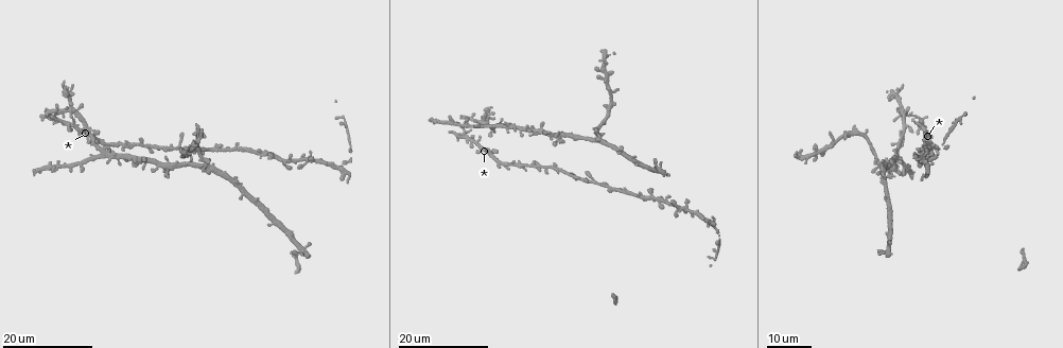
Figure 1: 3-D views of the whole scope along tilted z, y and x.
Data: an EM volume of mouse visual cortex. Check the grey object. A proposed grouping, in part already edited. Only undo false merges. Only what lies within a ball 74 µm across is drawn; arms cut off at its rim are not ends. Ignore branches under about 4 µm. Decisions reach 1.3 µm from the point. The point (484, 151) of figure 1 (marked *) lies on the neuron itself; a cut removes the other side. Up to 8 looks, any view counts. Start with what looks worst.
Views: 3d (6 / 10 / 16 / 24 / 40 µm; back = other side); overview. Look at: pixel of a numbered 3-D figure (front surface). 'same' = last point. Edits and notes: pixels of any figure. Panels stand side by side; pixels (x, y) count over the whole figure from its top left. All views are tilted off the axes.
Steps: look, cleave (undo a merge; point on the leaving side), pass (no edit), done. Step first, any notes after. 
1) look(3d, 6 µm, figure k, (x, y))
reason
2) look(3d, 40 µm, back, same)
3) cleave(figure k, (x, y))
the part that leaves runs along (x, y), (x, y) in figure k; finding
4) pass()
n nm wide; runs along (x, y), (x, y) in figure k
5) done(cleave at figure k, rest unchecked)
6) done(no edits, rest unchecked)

look(3d, 24 µm, figure 1, (660, 199))
four arms meet

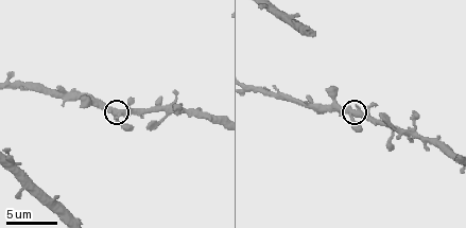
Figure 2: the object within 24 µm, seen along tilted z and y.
look(3d, 10 µm, figure 2, (351, 116))

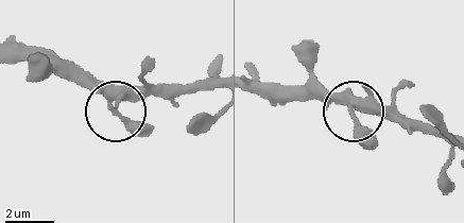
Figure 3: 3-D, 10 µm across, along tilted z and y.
look(3d, 6 µm, figure 3, (356, 111))

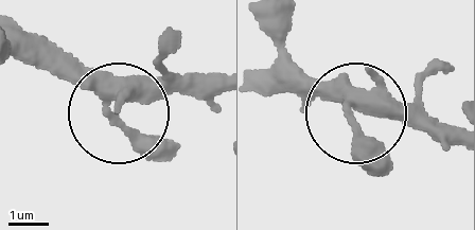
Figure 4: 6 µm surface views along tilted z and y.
pass()
300 nm wide; runs along (17, 33), (106, 101), (177, 91), (210, 108) in figure 4; continuous, no second neuron

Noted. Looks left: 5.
look(3d, 24 µm, figure 1, (878, 165))

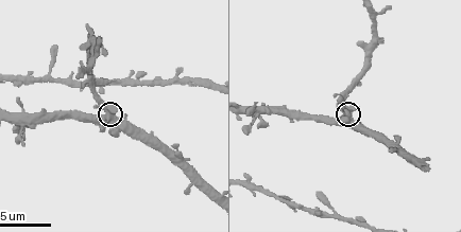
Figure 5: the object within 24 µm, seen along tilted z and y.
look(3d, 6 µm, same)

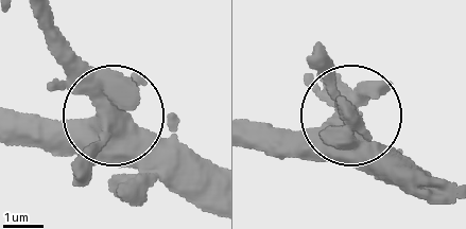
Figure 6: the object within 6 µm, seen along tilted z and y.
look(3d, 6 µm, back, figure 6, (111, 108))

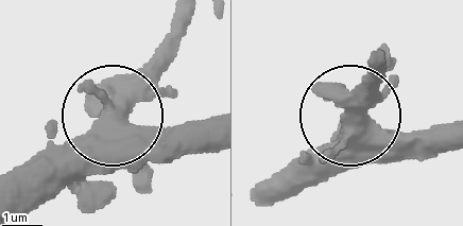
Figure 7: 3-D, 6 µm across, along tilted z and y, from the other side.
pass()
5 arms; runs along (212, 124), (115, 117), (176, 55) in figure 7; all the same neuron

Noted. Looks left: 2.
look(3d, 24 µm, figure 1, (499, 127))

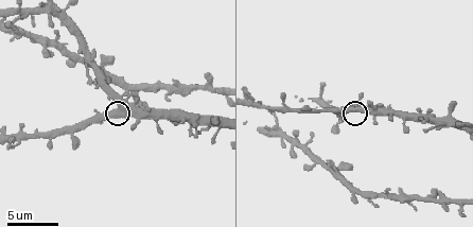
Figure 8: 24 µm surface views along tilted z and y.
look(3d, 10 µm, figure 8, (117, 116))

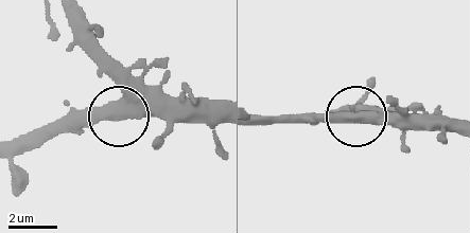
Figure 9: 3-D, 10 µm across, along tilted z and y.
pass()
510 nm wide; runs along (66, 15), (121, 106), (109, 118), (58, 122) in figure 9; continuous, no second neuron

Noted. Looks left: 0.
done(no edits, rest unchecked)

